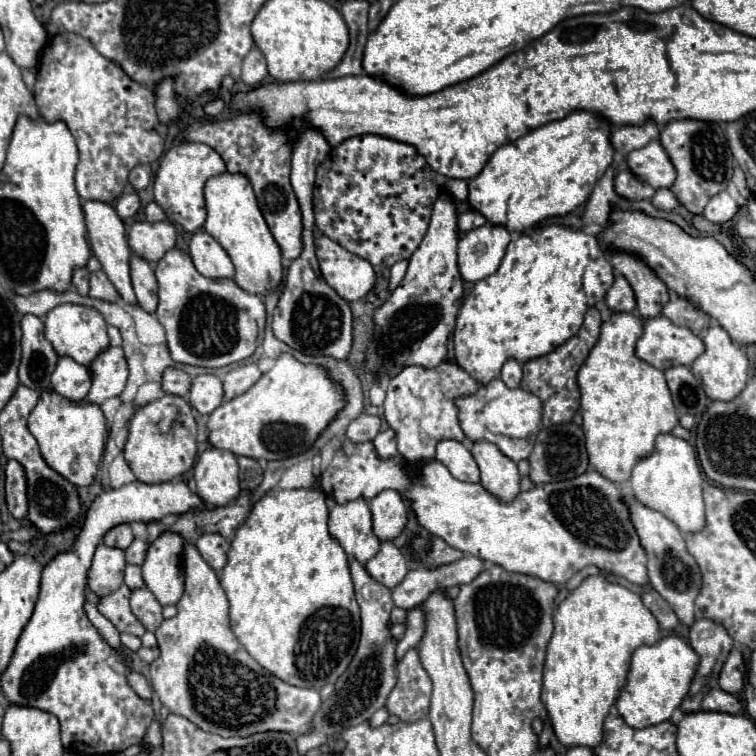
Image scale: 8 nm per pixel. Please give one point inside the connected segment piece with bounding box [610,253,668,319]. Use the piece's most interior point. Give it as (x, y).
(651, 294)

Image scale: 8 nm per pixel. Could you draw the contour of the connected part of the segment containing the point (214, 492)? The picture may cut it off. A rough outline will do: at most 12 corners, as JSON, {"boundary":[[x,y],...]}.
{"boundary":[[210,447],[194,465],[212,507],[240,495],[236,455]]}

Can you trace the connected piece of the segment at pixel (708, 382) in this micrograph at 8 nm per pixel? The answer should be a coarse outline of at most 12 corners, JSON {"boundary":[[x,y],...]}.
{"boundary":[[716,323],[692,363],[712,401],[732,401],[746,387],[748,357]]}

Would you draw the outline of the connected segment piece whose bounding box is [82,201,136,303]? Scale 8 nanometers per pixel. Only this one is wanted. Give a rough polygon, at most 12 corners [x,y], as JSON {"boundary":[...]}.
{"boundary":[[84,201],[88,243],[126,303],[136,303],[122,219]]}

